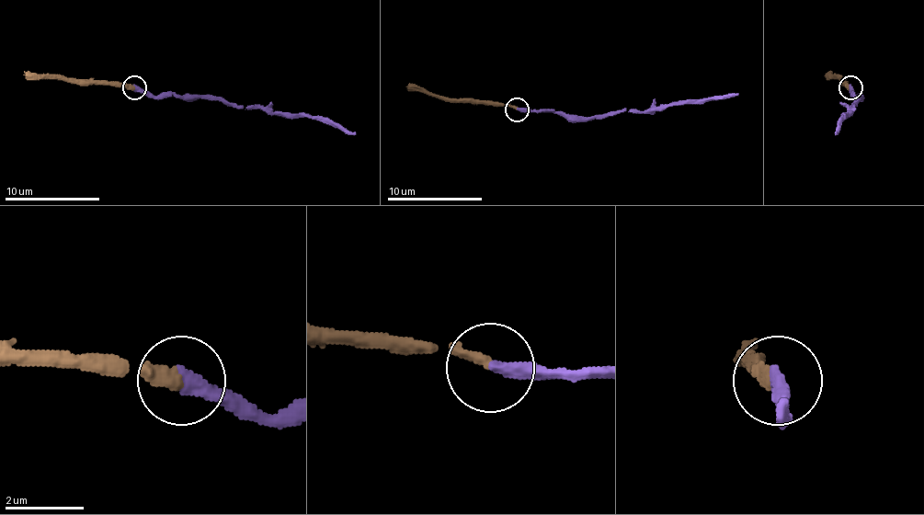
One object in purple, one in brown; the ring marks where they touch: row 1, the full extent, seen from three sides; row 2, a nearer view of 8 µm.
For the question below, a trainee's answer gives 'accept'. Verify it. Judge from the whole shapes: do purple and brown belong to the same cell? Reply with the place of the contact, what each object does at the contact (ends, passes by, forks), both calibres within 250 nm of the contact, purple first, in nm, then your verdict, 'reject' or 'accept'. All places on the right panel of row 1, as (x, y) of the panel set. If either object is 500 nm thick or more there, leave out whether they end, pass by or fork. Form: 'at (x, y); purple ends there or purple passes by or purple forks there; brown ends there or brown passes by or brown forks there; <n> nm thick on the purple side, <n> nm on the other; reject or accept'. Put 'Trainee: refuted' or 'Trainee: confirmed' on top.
Trainee: confirmed
at (850, 87); purple ends there; brown ends there; 380 nm thick on the purple side, 300 nm on the other; accept

